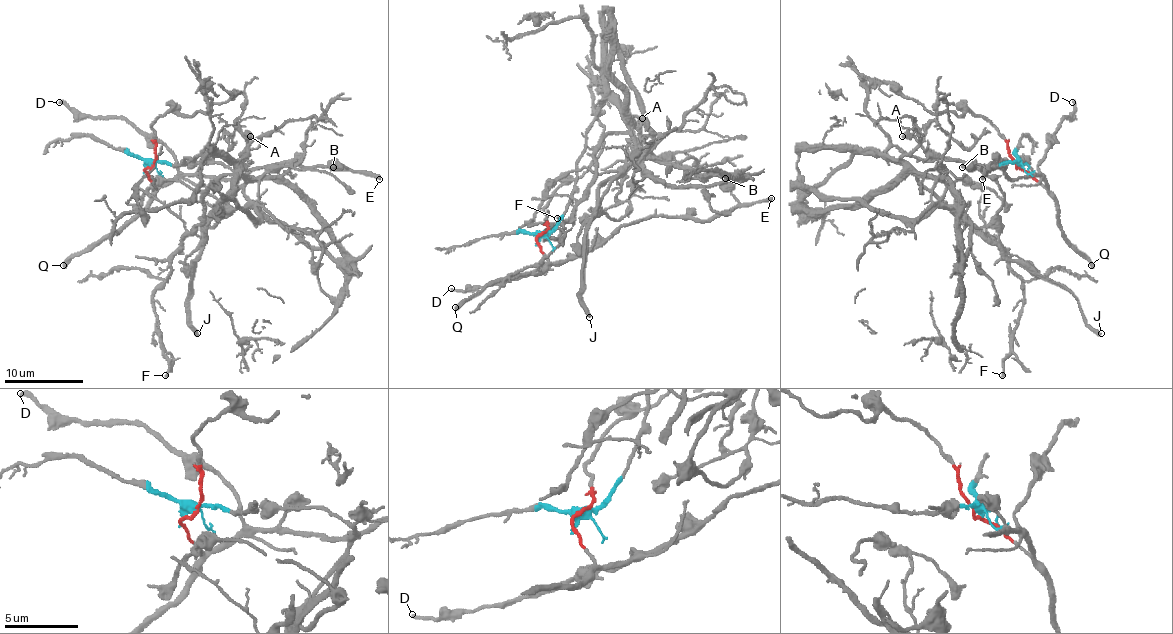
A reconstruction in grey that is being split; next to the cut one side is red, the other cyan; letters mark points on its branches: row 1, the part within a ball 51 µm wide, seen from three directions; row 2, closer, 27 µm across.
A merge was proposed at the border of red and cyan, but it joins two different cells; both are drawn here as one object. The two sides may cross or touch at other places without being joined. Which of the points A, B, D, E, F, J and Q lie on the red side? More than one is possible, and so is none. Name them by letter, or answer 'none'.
B, D, E, Q

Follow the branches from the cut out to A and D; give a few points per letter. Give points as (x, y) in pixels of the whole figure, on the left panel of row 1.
A: (150, 164), (174, 164), (186, 158), (194, 160), (207, 146), (213, 154), (237, 160), (243, 158), (250, 136)
D: (150, 164), (145, 172), (156, 186), (178, 172), (160, 142), (148, 140), (123, 119), (76, 115), (58, 101)

